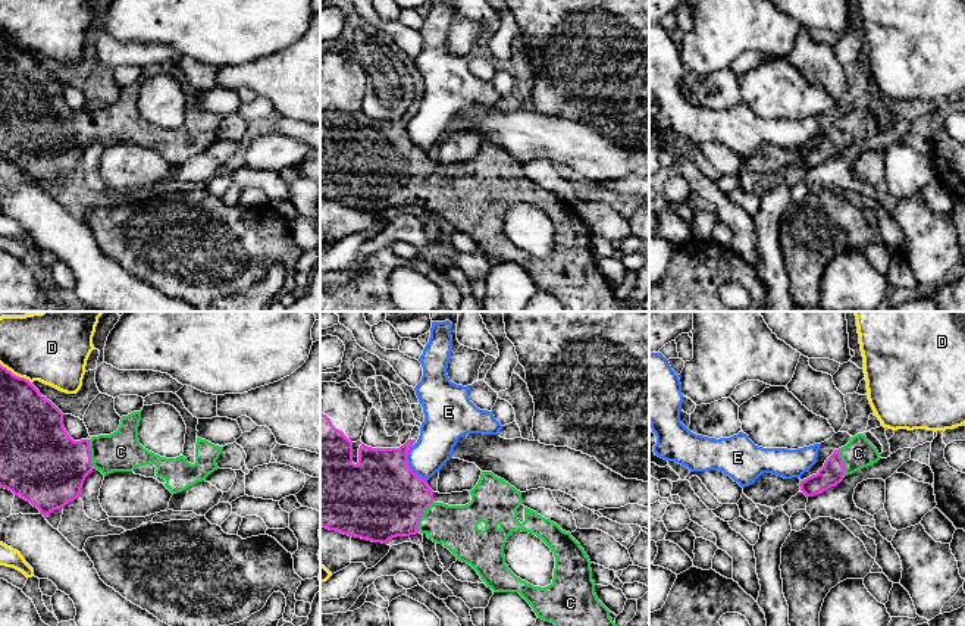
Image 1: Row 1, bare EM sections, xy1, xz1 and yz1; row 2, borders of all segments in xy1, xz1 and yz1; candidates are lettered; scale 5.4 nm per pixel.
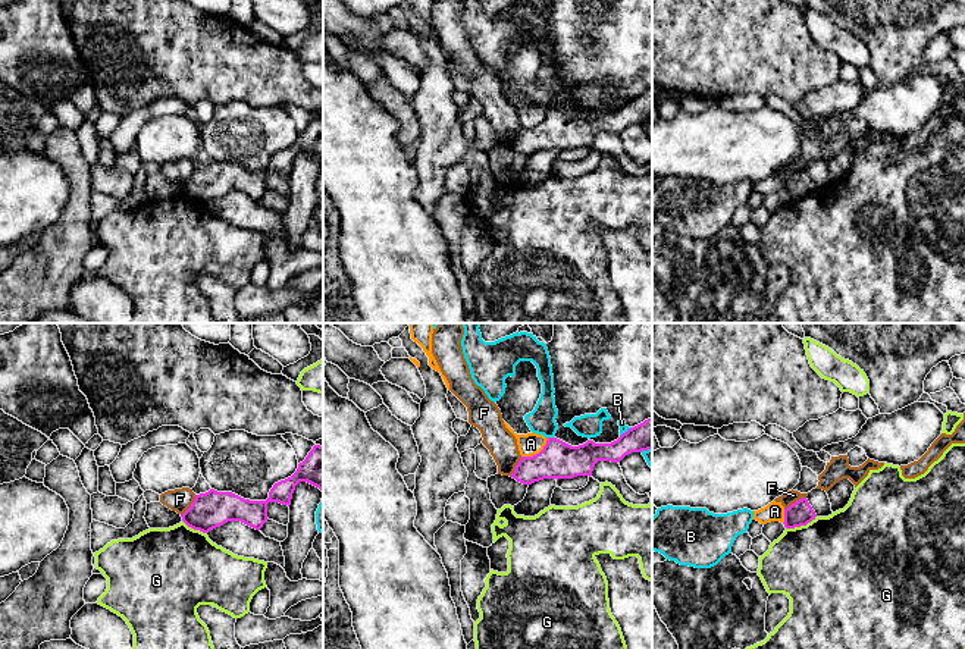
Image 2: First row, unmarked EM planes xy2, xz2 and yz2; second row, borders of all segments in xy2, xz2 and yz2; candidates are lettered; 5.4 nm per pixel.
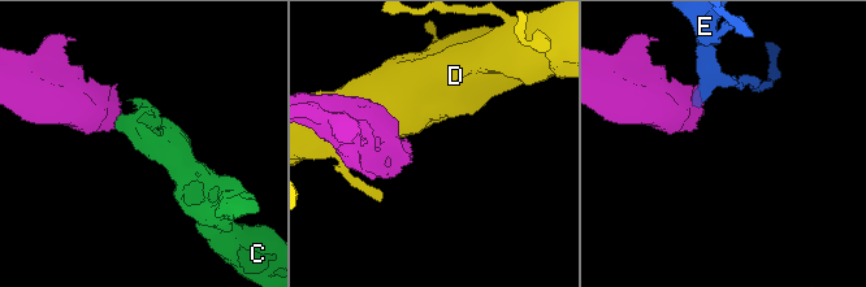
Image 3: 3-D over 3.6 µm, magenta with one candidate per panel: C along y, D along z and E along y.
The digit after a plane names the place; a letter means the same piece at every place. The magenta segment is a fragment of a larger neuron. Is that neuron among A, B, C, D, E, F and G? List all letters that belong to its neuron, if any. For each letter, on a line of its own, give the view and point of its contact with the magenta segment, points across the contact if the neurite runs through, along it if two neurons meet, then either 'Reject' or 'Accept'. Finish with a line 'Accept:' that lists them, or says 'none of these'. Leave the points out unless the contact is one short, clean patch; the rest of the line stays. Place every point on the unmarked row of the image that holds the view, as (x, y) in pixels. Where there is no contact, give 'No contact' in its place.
A: Touches magenta at xz2 (536, 125). Boundary: xz2 (548, 109), (538, 124), (522, 128). Reject
B: Touches magenta at xz2 (551, 109). Reject
C: Touches magenta at xz1 (420, 187). Path across: xz1 (379, 169), (420, 187), (434, 188), (456, 197). Accept
D: Touches magenta at xy1 (15, 46). Reject
E: Touches magenta at xz1 (407, 135). Boundary: xz1 (411, 116), (407, 125), (407, 135), (426, 152). Reject
F: Touches magenta at yz2 (796, 172). Boundary: yz2 (805, 168), (792, 173), (785, 181). Reject
G: Touches magenta at yz2 (801, 196). Reject
Accept: C

